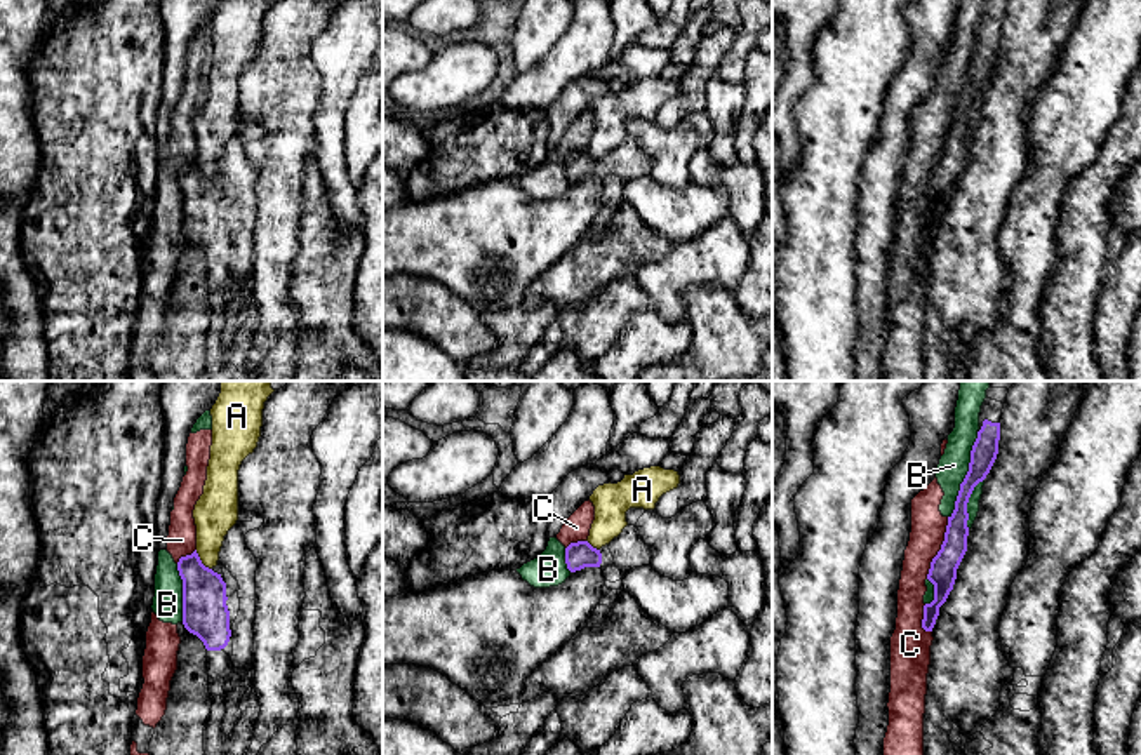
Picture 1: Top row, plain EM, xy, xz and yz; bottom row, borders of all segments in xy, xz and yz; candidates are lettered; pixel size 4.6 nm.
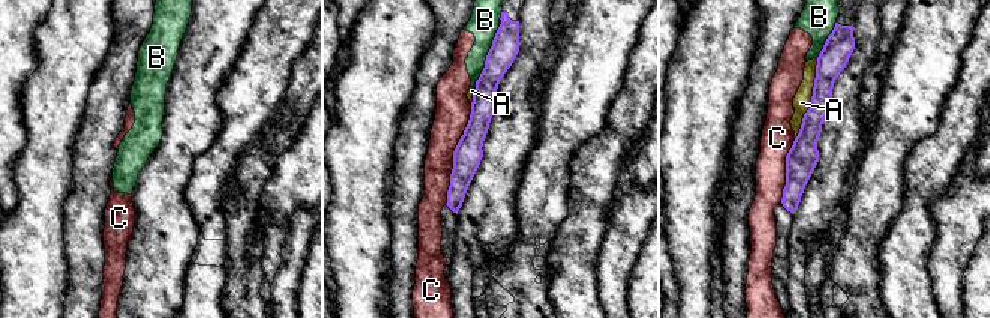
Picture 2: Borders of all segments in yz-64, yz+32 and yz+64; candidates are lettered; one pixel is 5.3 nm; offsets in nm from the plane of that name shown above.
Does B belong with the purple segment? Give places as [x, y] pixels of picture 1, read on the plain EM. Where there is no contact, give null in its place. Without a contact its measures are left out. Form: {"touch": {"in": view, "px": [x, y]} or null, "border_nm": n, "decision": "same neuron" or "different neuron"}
{"touch": {"in": "yz", "px": [966, 86]}, "border_nm": 420, "decision": "different neuron"}

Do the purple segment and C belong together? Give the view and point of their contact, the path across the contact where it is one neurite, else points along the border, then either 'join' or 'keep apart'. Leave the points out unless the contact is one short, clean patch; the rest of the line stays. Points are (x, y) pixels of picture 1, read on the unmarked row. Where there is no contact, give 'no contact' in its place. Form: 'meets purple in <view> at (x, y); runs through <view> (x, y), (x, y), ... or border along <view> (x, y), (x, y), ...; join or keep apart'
meets purple in yz at (941, 159); keep apart

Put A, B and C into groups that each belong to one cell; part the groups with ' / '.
A / B C

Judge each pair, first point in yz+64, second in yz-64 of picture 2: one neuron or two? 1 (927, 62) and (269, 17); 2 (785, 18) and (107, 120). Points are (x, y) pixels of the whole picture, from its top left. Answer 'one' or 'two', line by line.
1: one
2: one

